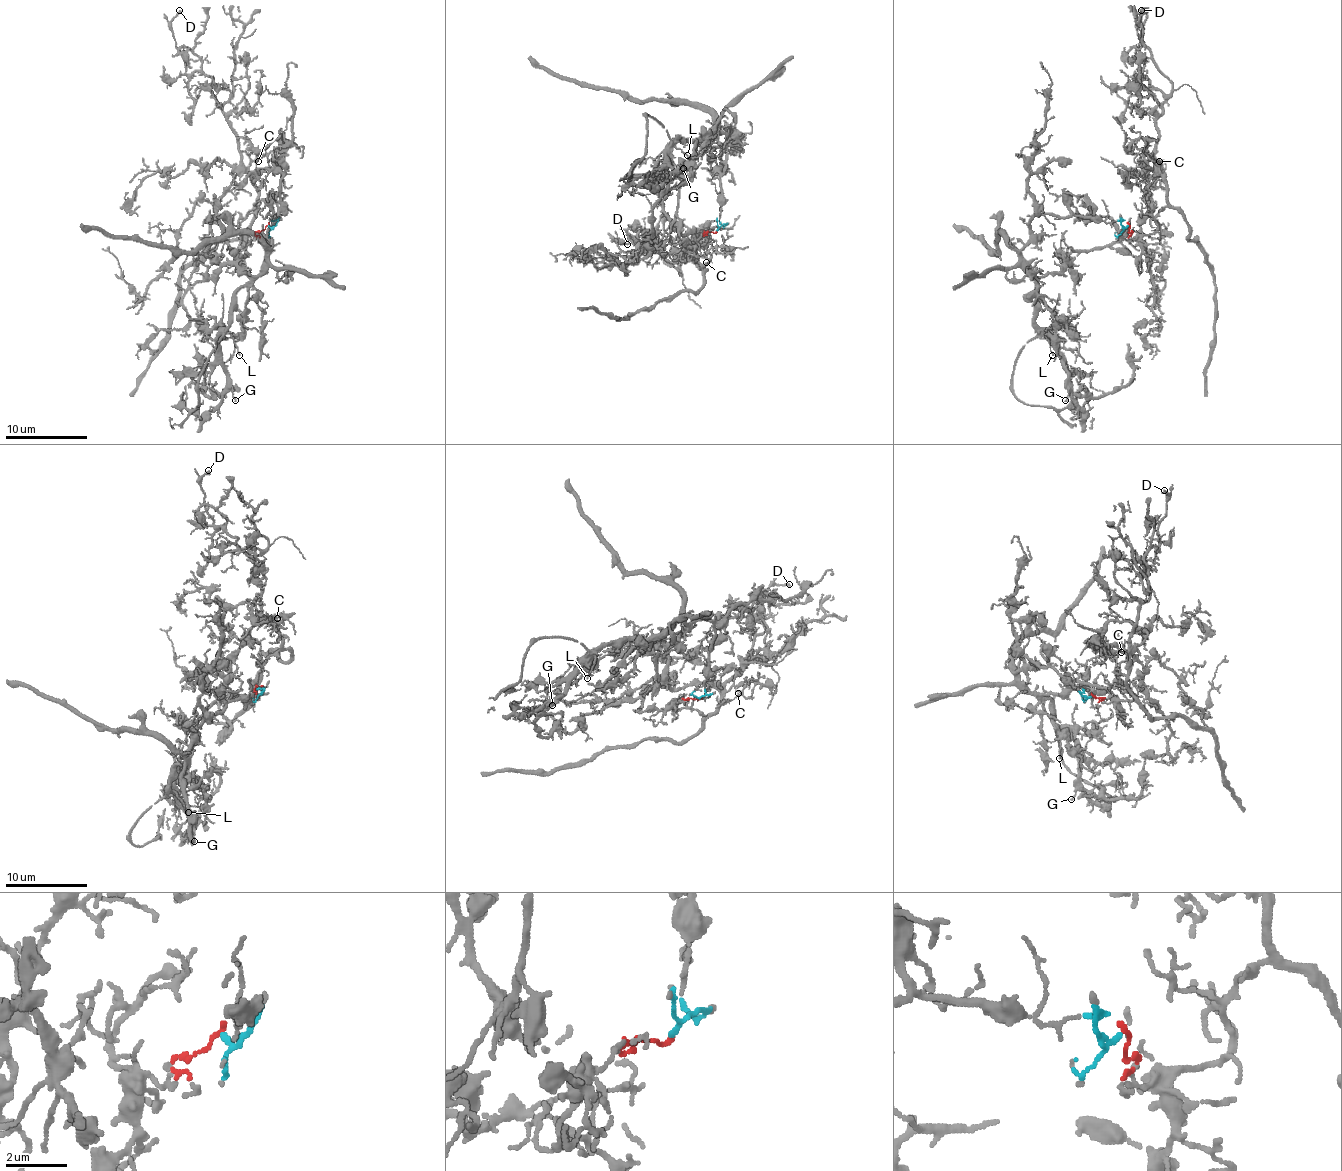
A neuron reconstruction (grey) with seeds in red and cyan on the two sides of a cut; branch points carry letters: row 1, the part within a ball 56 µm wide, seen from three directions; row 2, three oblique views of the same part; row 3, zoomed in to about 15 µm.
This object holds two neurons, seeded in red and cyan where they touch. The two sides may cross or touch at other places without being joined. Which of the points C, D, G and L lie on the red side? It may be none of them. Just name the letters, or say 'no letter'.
C, D

